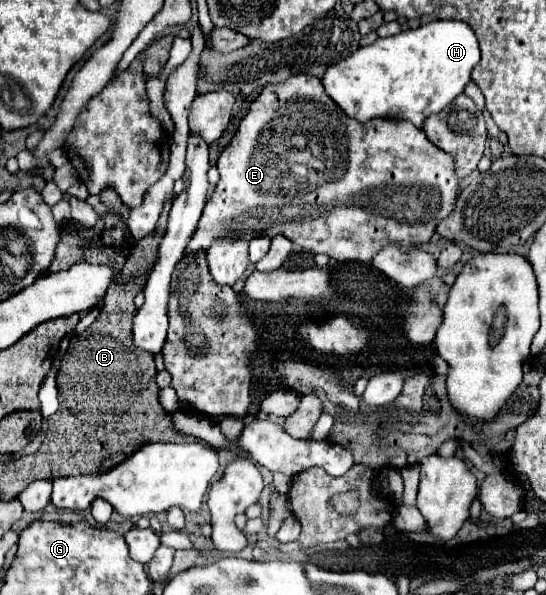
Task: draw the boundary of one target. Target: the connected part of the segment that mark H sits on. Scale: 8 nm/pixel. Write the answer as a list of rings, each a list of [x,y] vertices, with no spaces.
[[[432,21],[418,29],[402,31],[394,37],[376,39],[368,47],[360,47],[354,55],[330,65],[322,77],[326,93],[352,119],[368,123],[372,119],[406,119],[422,129],[424,119],[436,115],[452,103],[472,81],[470,75],[480,59],[480,47],[474,31],[462,21]]]

